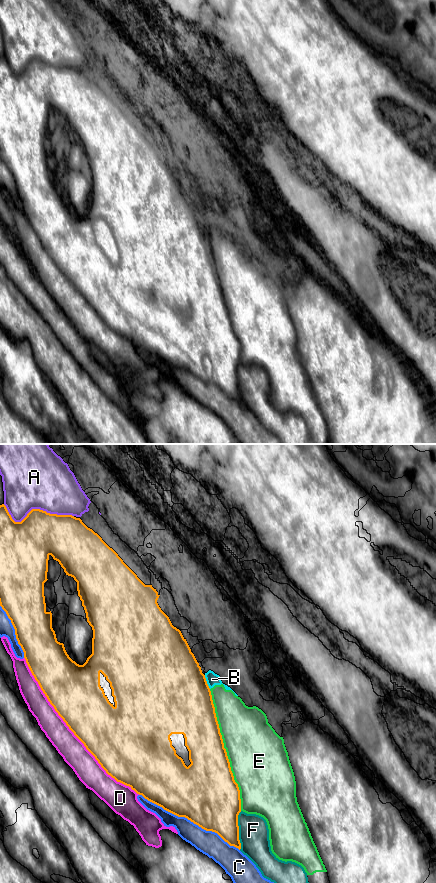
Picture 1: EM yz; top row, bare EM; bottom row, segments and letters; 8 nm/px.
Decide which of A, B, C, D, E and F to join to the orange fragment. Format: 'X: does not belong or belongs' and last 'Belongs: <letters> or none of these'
A: does not belong
B: does not belong
C: does not belong
D: does not belong
E: does not belong
F: does not belong
Belongs: none of these

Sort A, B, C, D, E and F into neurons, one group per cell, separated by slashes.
A B E / C / D / F

